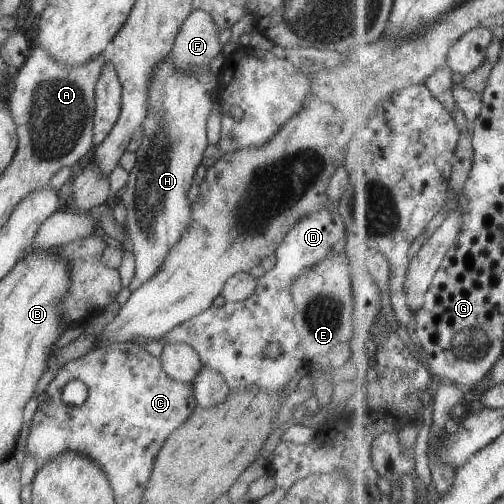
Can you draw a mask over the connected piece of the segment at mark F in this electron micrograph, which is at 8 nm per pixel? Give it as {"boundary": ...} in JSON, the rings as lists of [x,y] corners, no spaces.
{"boundary":[[[193,10],[182,22],[175,36],[170,58],[177,70],[213,69],[225,51],[218,40],[218,29],[211,16],[203,10]]]}

